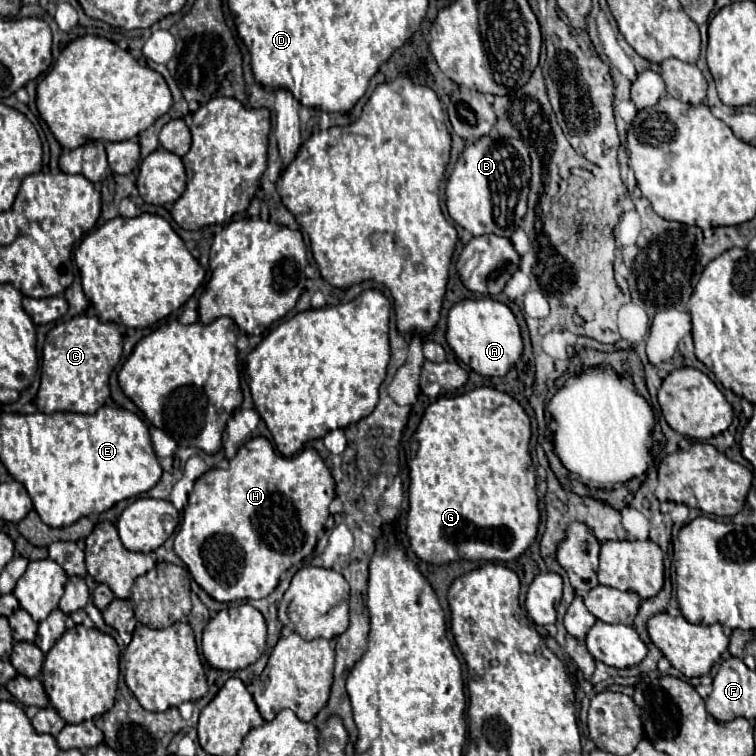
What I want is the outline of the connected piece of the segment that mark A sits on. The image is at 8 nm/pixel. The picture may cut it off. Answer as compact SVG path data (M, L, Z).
M467 298L447 314L447 344L457 358L481 376L505 376L523 352L521 326L509 306L495 298Z

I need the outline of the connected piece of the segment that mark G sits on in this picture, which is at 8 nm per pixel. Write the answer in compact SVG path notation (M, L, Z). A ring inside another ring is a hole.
M481 386L473 388L469 392L463 392L459 396L439 396L423 414L421 424L415 432L415 440L419 442L417 452L409 458L409 476L411 476L411 486L409 486L409 512L407 512L407 536L411 540L413 552L431 564L447 564L453 560L495 560L495 562L507 562L517 558L521 552L529 548L529 544L537 536L537 526L539 526L539 498L535 492L535 470L529 454L529 440L531 440L531 424L529 416L525 414L523 406L511 398L509 394L495 390L491 386Z

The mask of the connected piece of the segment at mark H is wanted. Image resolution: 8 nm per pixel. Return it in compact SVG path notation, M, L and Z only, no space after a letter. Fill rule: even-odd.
M263 436L247 440L229 468L213 468L205 472L189 492L189 502L183 510L181 528L175 536L173 550L183 560L193 580L217 602L259 600L269 596L279 584L279 576L289 566L307 558L317 544L327 518L329 504L335 498L335 482L329 468L315 448L283 458Z

